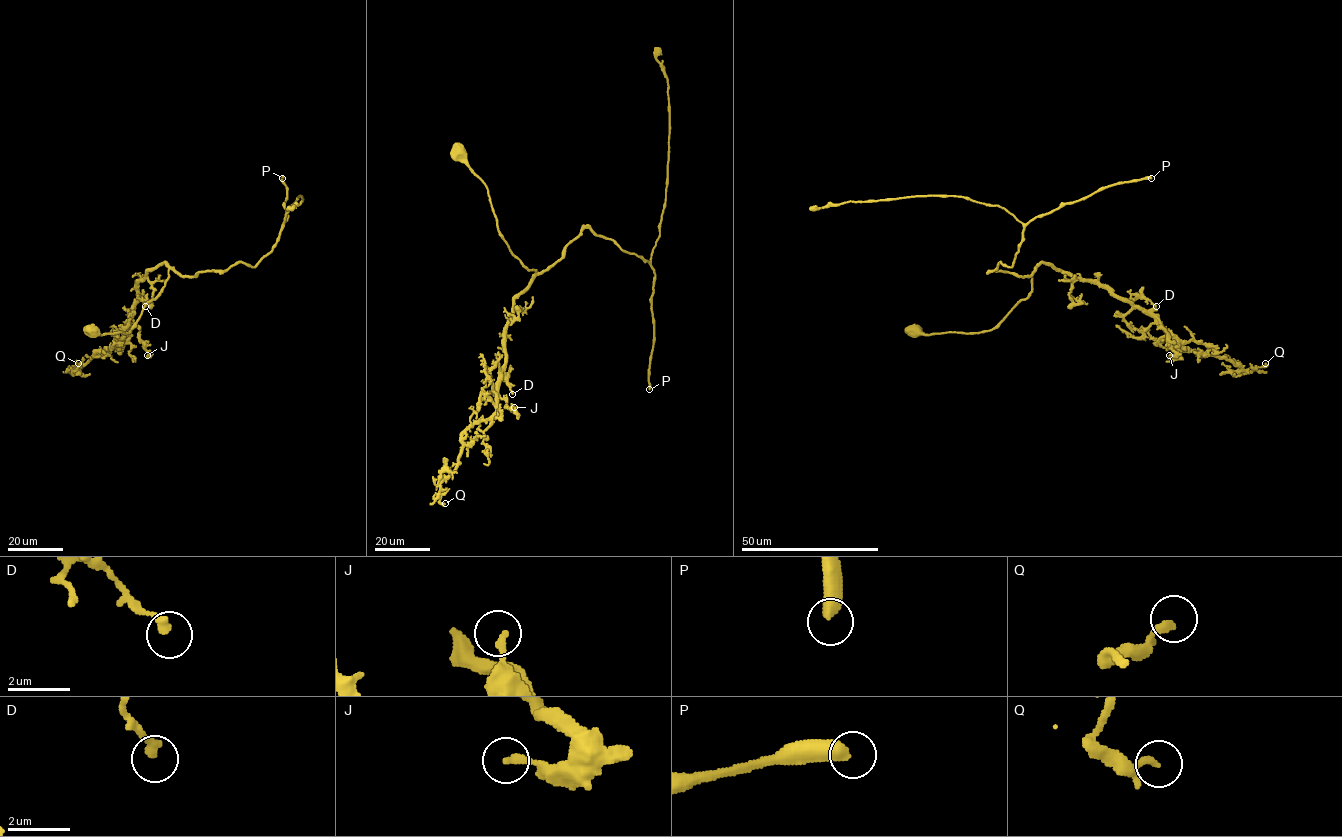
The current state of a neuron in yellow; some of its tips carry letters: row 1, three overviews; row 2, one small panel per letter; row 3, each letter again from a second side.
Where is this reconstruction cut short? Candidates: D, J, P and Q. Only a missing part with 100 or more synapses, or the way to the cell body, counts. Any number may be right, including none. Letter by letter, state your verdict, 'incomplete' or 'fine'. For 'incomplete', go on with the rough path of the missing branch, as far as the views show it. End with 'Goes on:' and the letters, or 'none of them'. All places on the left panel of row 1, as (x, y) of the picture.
D: fine
J: fine
P: incomplete; course (282, 178), (275, 176), (270, 198), (283, 211)
Q: fine
Goes on: P

